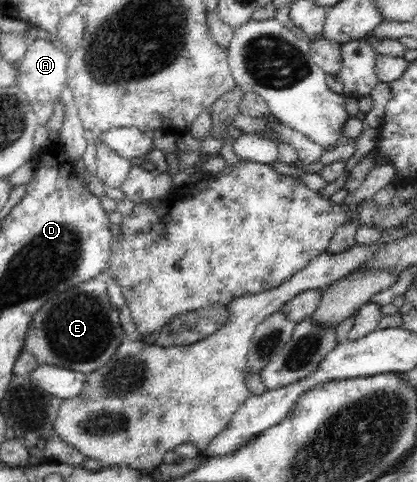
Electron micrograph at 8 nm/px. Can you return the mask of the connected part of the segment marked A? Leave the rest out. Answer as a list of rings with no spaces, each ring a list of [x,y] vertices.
[[[52,41],[33,42],[27,46],[23,58],[16,64],[17,67],[17,85],[23,90],[28,97],[32,109],[38,117],[40,125],[46,125],[56,102],[60,101],[61,92],[67,82],[67,64],[69,54],[60,46],[55,45]]]

